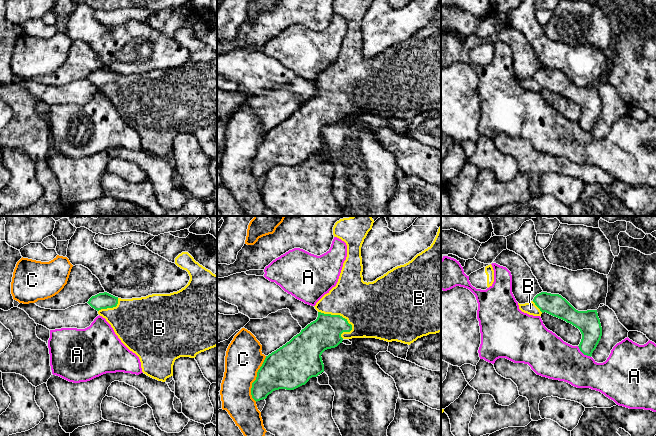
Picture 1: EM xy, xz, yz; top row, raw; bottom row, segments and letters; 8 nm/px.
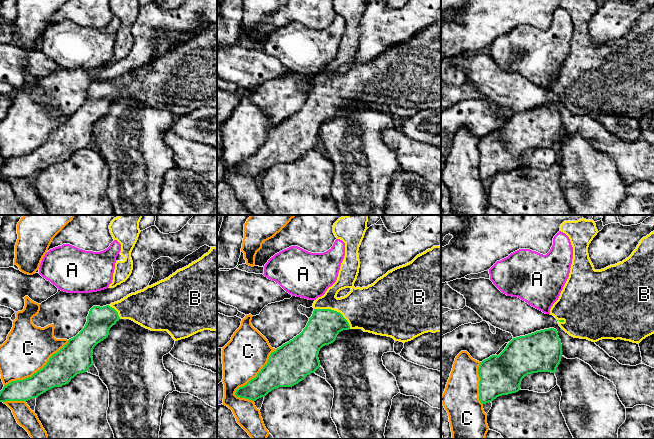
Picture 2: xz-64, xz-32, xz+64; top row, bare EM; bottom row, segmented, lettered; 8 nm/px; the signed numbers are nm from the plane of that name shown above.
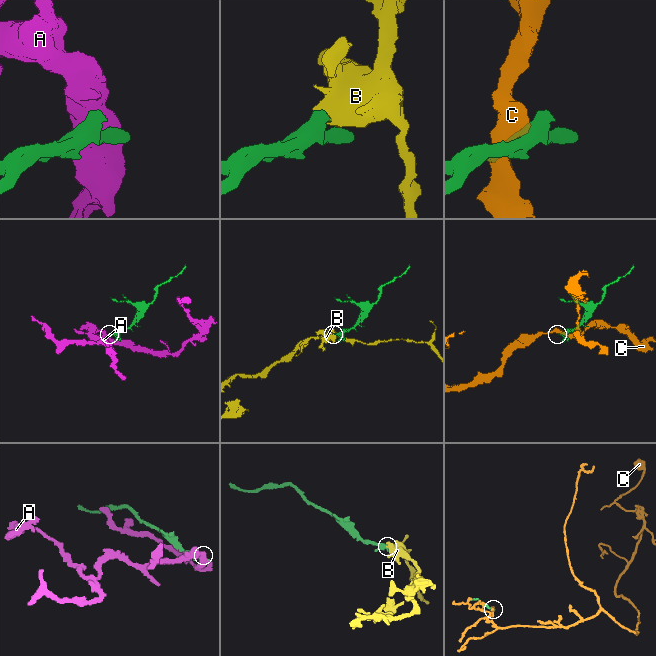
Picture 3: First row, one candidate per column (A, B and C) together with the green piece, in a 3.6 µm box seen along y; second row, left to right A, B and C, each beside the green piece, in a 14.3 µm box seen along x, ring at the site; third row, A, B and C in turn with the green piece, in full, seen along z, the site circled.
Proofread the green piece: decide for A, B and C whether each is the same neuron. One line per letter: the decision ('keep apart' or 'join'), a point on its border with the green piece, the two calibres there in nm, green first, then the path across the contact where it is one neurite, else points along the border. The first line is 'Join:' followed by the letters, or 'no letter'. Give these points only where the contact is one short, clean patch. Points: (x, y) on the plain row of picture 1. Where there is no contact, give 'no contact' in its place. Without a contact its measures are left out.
Join: B
A: keep apart; contact yz (583, 129); calibres 180 and 320 nm
B: join; contact xz (337, 91); calibres 260 and 380 nm; way xz (324, 109), (337, 96), (337, 91), (358, 83), (367, 83)
C: keep apart; contact xz (256, 155); calibres 320 and 300 nm

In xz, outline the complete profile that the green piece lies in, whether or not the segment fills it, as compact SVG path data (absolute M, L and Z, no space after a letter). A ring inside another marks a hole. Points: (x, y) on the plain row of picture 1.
M335 0L333 11L347 21L347 33L335 63L314 82L318 87L315 97L308 100L285 121L266 132L252 159L251 171L257 178L266 175L275 166L294 166L305 161L310 154L324 148L322 129L337 123L344 115L376 114L387 118L397 117L410 121L418 114L441 108L441 2L430 23L411 37L397 42L373 58L363 57L361 23L373 0Z

